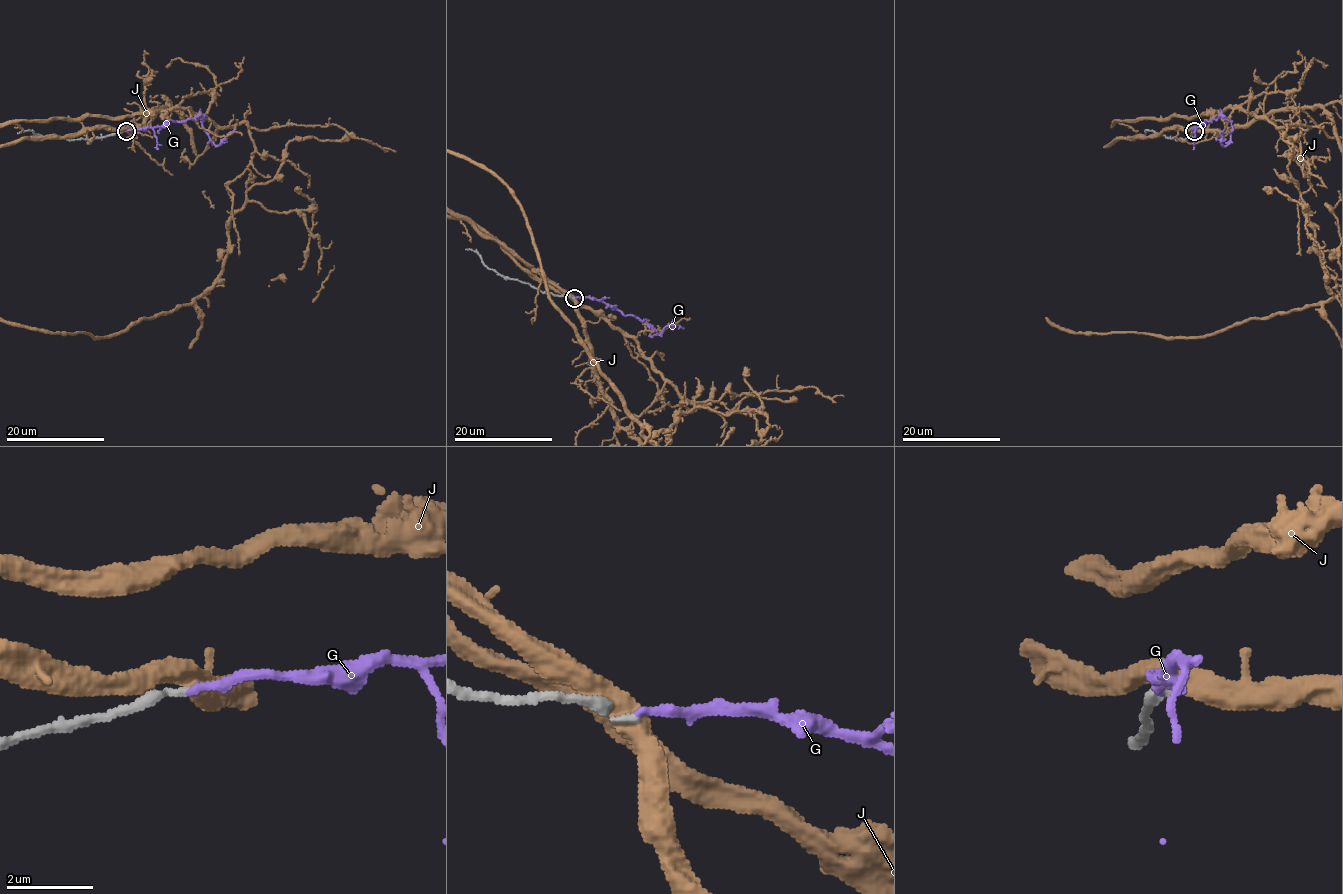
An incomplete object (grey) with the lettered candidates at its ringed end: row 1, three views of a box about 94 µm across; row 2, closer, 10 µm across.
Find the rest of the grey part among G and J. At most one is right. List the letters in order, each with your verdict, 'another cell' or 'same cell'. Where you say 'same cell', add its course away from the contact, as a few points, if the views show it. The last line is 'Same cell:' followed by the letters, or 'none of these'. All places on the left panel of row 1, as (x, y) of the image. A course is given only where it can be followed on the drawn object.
G: another cell
J: another cell
Same cell: none of these

